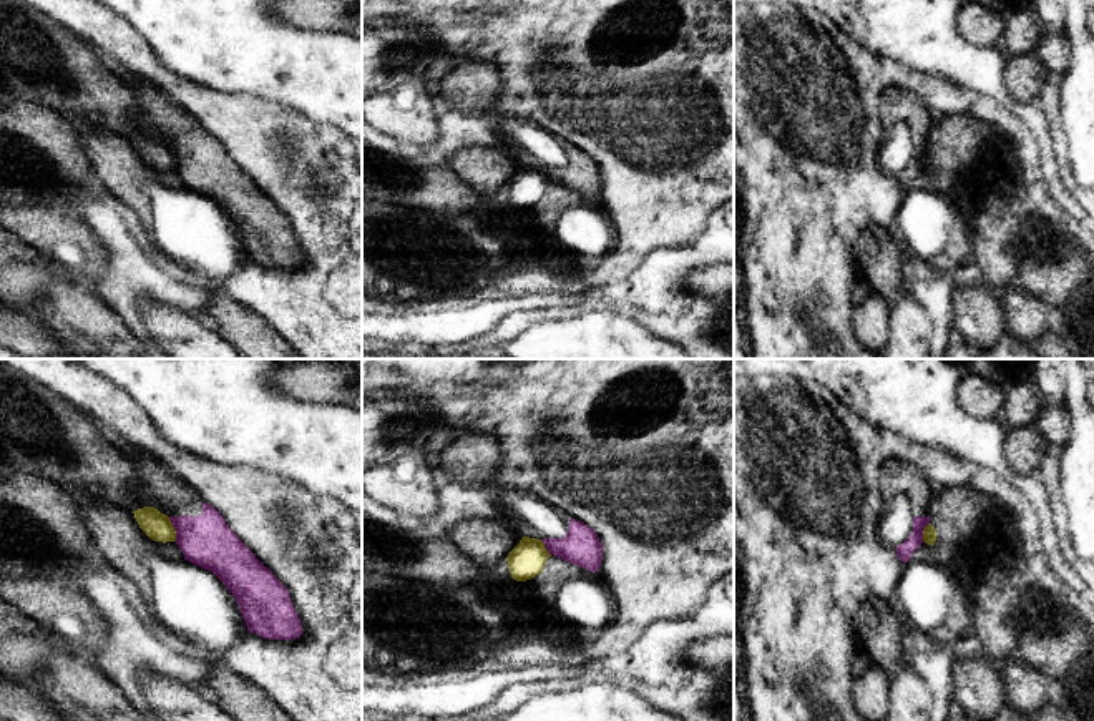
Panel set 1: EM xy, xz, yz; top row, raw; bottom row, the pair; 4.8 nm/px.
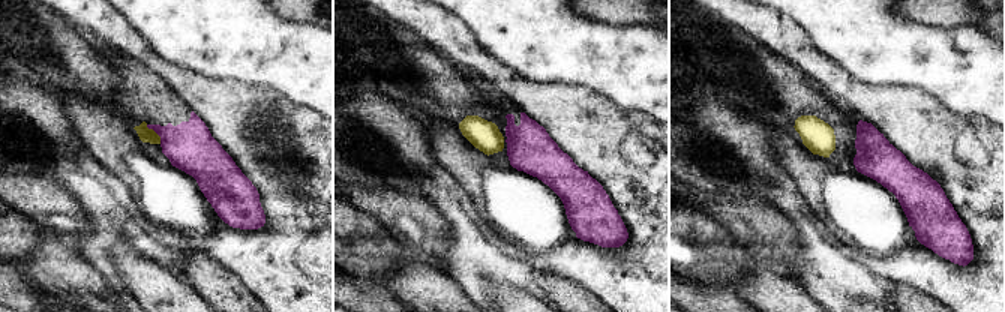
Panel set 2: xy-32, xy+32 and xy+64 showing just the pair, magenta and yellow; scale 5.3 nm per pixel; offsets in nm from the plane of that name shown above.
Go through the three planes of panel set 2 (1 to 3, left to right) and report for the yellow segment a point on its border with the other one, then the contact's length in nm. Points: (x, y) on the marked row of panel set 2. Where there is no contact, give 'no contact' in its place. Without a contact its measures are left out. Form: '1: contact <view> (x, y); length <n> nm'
1: contact xy-32 (156, 132); length 130 nm
2: no contact
3: no contact

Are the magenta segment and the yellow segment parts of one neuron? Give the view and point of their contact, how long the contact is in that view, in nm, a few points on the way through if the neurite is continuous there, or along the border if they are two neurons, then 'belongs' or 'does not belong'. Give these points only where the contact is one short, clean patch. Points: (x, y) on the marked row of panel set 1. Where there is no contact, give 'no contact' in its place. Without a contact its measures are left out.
meets magenta in xy at (175, 529); contact 130 nm long; border along xy (168, 517), (176, 540); does not belong

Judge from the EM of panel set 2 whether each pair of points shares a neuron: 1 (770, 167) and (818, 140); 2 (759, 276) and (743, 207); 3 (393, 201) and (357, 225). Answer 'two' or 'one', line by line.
1: two
2: two
3: two

